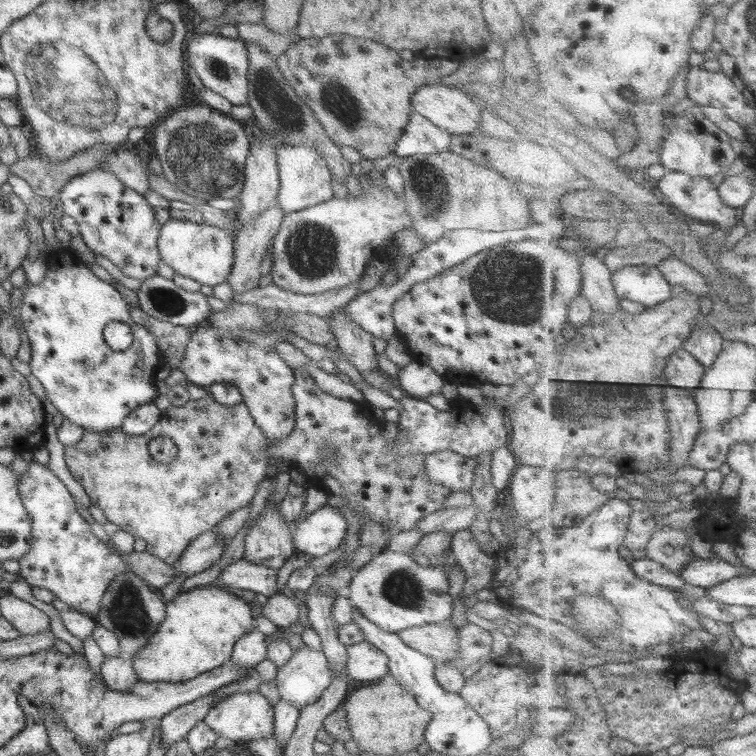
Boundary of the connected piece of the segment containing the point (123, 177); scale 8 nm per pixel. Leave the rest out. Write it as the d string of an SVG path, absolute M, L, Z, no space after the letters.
M132 147L108 152L100 168L112 173L124 186L144 195L148 192L148 165L140 161Z

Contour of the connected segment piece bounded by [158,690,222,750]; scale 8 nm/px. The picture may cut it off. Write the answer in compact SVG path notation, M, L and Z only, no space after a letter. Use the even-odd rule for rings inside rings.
M217 691L197 698L194 702L176 707L160 719L158 730L161 732L165 749L170 748L185 736L201 721L206 718L208 711L220 701Z

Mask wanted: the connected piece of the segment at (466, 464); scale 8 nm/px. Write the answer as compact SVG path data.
M444 450L426 455L423 472L432 484L446 488L449 492L466 492L472 488L477 461Z

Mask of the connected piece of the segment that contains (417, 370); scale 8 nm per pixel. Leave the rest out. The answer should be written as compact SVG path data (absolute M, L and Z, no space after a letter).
M414 360L408 366L402 367L393 380L405 395L418 399L440 394L445 382L445 378L436 374L430 366Z

